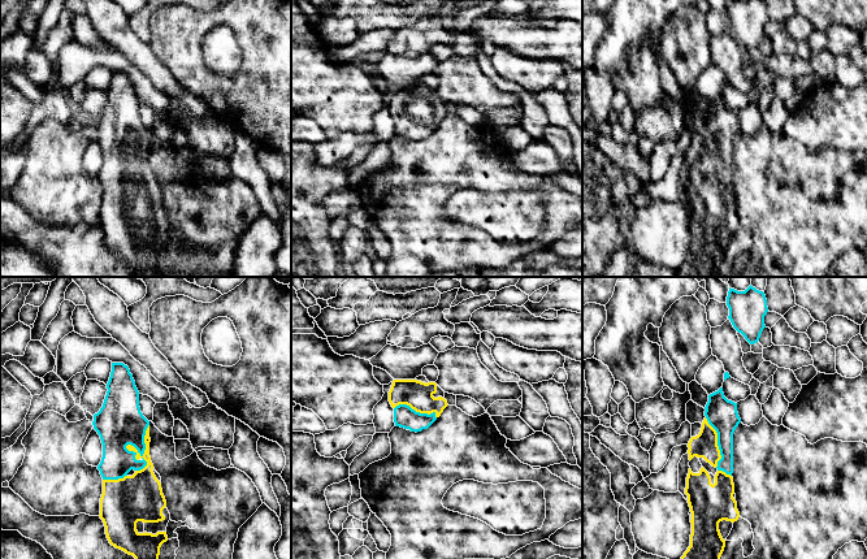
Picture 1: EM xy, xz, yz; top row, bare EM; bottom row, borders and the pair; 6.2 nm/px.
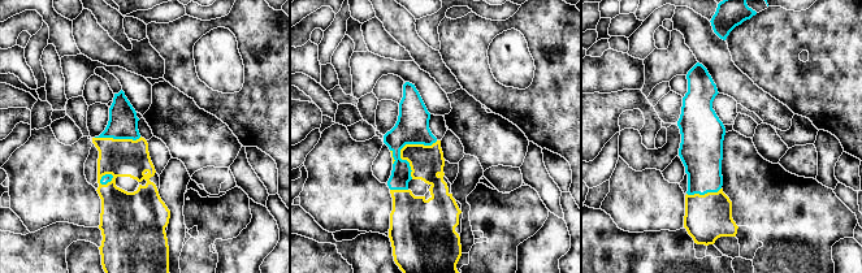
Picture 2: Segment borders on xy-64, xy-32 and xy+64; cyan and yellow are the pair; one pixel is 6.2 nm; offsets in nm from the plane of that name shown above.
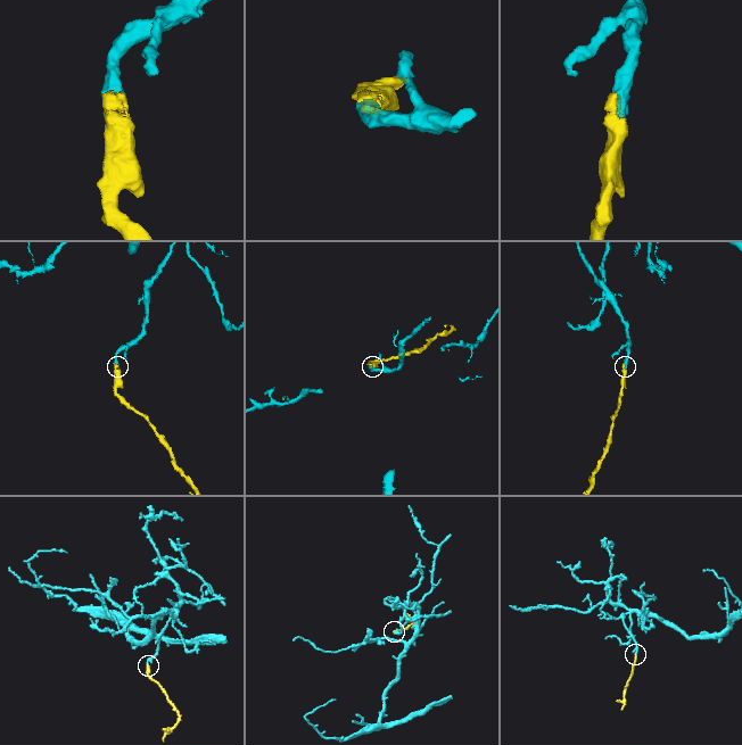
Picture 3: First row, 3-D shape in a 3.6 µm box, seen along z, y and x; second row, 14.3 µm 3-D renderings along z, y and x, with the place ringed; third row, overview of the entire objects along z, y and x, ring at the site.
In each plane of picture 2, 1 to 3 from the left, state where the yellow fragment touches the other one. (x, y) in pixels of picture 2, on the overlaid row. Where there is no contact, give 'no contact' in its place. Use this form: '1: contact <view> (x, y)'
1: contact xy-64 (117, 138)
2: contact xy-32 (403, 146)
3: contact xy+64 (704, 194)

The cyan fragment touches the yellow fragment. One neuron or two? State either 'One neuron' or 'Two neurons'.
One neuron

